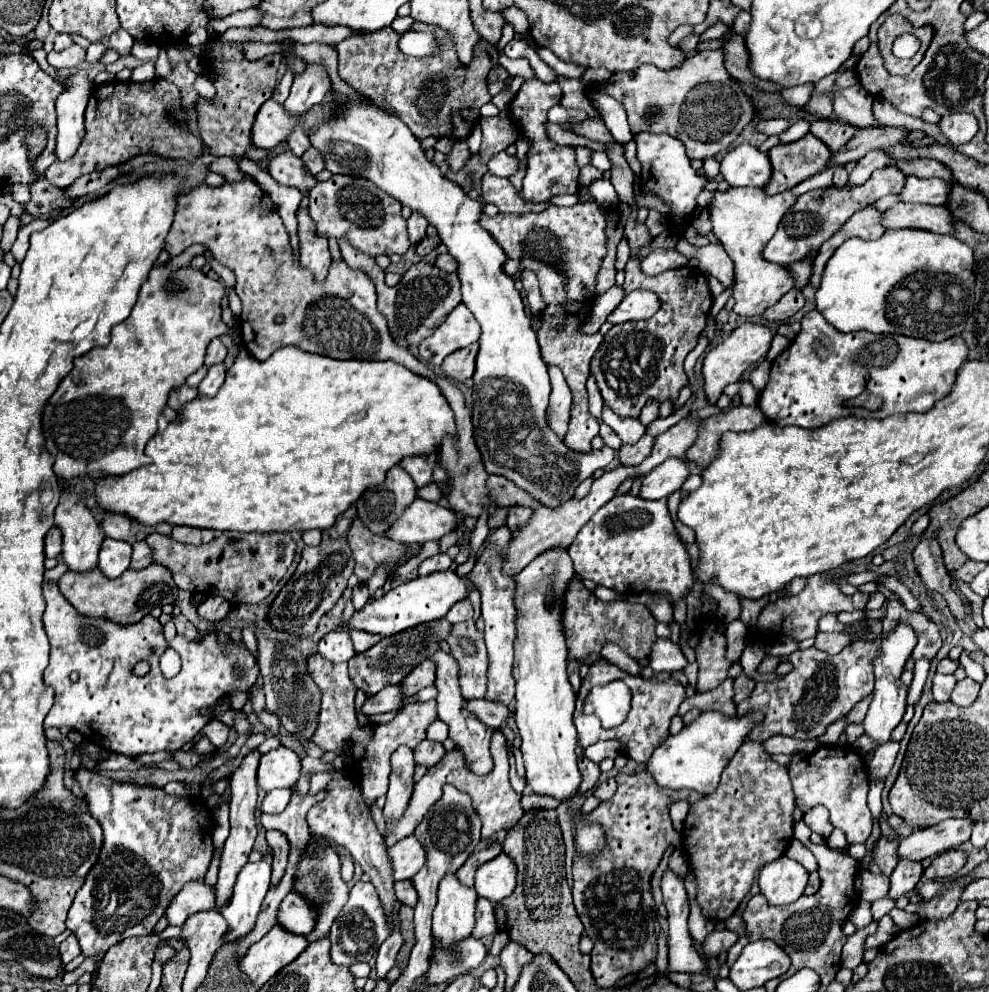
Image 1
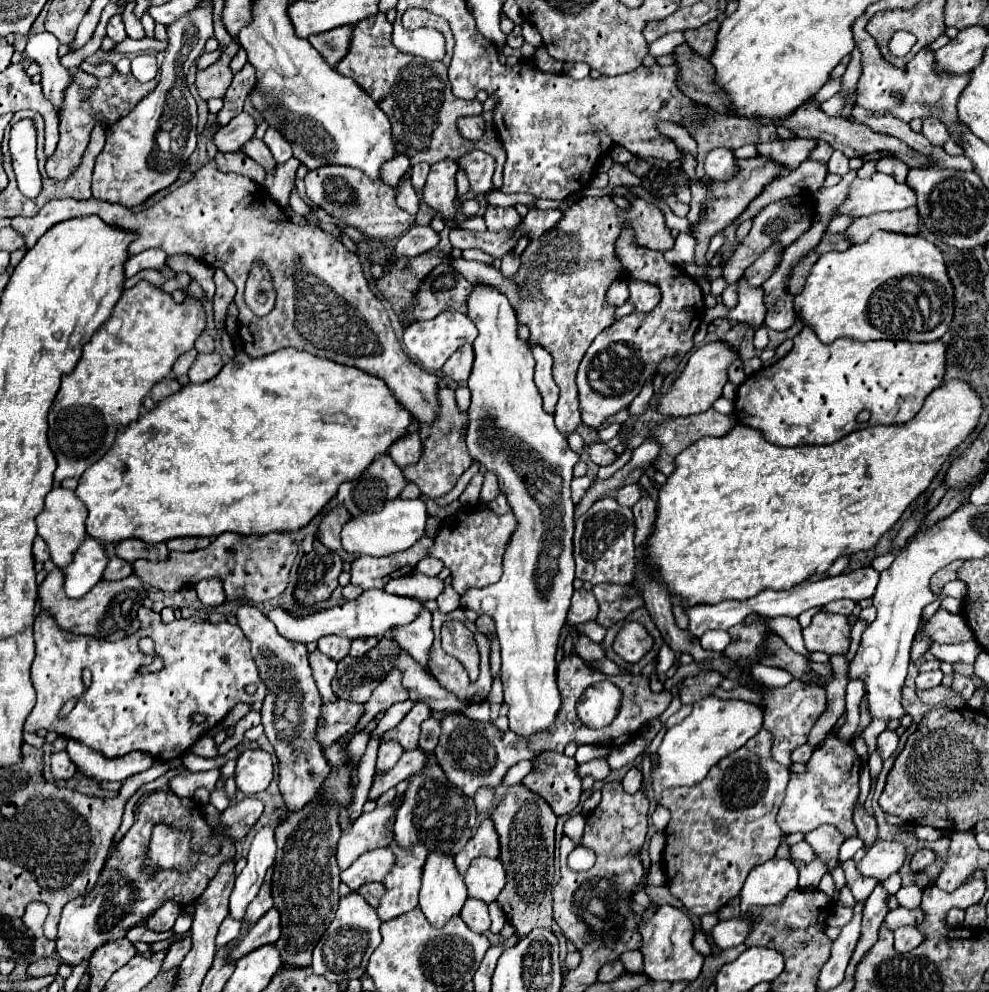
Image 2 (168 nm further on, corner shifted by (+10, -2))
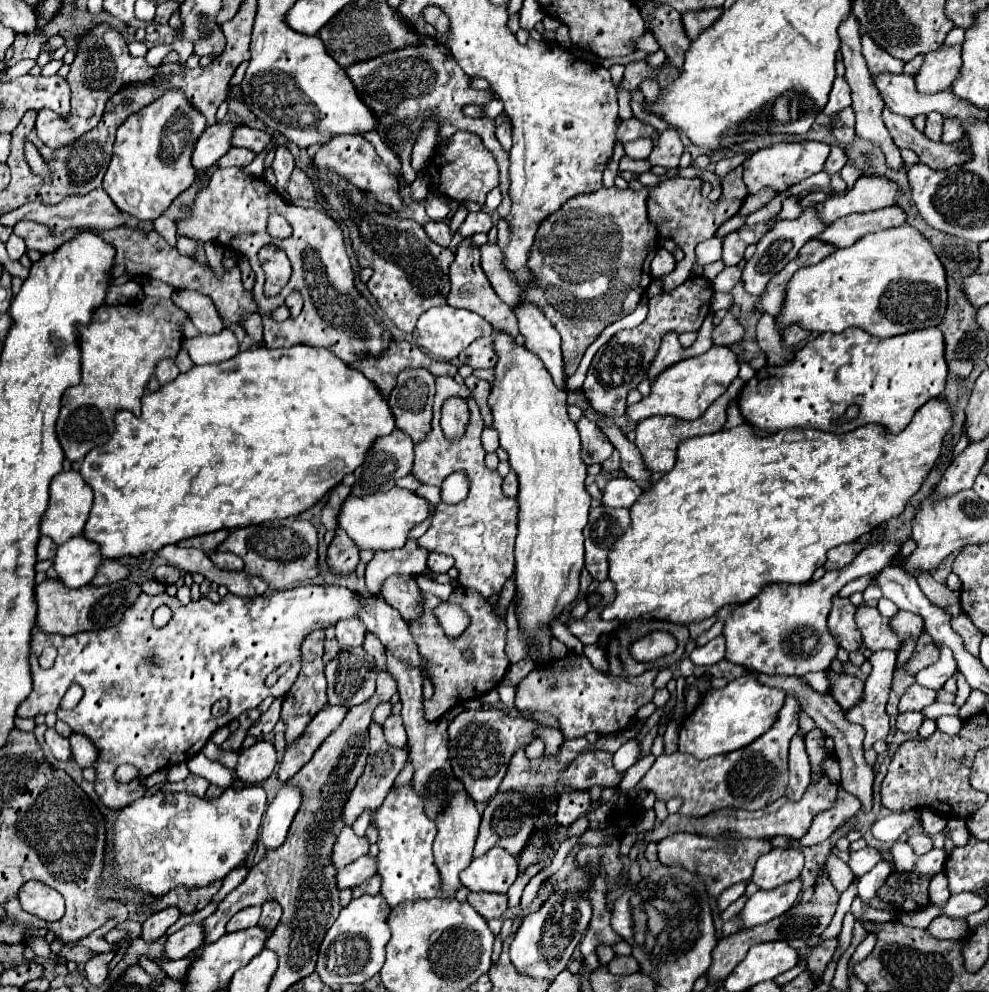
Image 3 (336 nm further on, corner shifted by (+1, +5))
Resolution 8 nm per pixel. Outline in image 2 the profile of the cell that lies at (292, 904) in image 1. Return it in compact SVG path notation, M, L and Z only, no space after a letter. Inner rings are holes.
M271 907L259 921L257 925L251 927L251 931L247 933L247 937L235 947L233 955L235 959L247 955L249 951L261 947L261 945L267 945L267 943L275 943L281 935L281 917L279 917L279 911L275 907Z

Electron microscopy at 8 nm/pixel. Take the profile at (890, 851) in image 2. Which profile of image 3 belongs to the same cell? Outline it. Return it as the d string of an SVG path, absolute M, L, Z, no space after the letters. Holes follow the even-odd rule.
M862 848L858 852L850 852L850 860L848 860L848 866L850 870L854 872L856 878L864 876L866 872L870 872L870 868L874 868L874 864L880 860L880 852L876 848Z

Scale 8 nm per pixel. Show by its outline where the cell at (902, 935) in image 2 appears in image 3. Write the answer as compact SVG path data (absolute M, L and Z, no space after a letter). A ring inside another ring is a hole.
M938 916L932 920L932 924L928 926L928 932L934 938L964 938L968 930L966 920L958 920L958 918L948 918L948 916Z

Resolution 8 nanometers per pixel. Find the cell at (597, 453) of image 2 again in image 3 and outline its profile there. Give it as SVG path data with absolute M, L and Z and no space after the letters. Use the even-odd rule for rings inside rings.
M582 416L576 426L582 440L582 450L580 450L582 462L590 466L590 464L602 464L604 460L608 460L610 454L614 452L614 446L608 442L602 430L586 416Z

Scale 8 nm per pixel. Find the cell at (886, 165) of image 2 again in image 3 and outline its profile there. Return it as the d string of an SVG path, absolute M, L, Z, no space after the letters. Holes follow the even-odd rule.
M850 14L840 26L838 26L838 36L842 40L842 56L844 56L844 66L846 66L846 80L852 88L852 108L856 112L856 134L878 142L882 152L886 154L886 164L890 164L890 168L900 168L902 166L902 158L900 158L900 150L898 146L892 142L890 132L886 130L884 122L882 122L882 108L884 108L884 100L880 96L880 92L874 88L874 82L870 80L870 72L866 66L866 60L862 56L862 42L860 42L860 24L854 18L854 14Z

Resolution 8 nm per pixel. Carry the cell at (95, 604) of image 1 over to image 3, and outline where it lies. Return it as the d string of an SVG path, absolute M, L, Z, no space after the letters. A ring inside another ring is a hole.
M44 580L34 590L38 604L36 628L42 630L44 634L62 634L62 636L72 636L86 630L112 628L122 620L122 612L130 608L140 594L142 594L140 586L130 580L120 580L106 586L82 586L76 590L62 586L60 580Z

